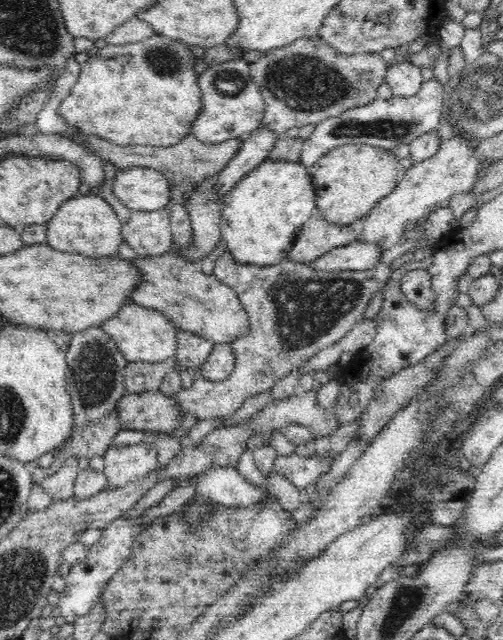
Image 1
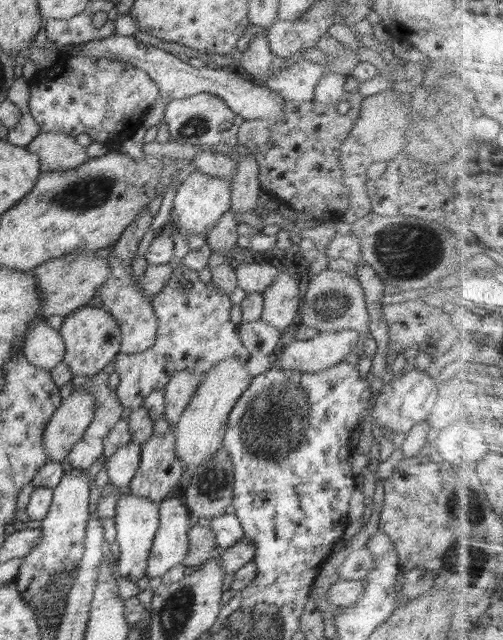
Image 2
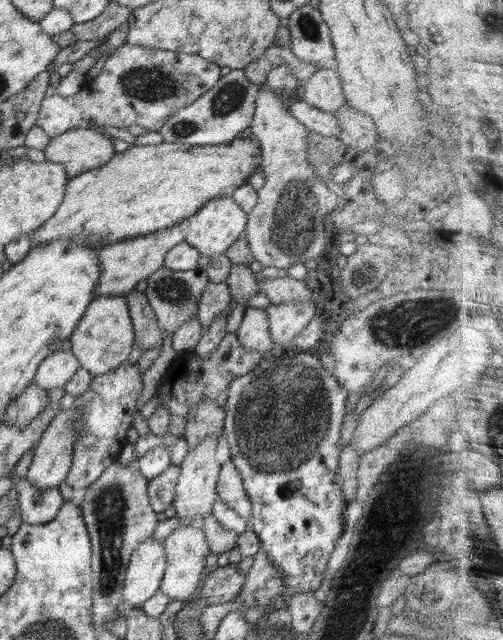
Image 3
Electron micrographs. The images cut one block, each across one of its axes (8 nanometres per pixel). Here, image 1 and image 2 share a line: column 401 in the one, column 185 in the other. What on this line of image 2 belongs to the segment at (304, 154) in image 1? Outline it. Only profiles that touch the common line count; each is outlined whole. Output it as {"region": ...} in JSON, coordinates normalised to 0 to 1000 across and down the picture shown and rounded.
{"region":[[[414,144],[336,156],[324,186],[326,194],[334,197],[336,223],[354,222],[364,227],[382,225],[382,228],[429,228],[449,223],[465,230],[473,225],[471,206],[483,191],[483,184],[453,167],[445,155]]]}

